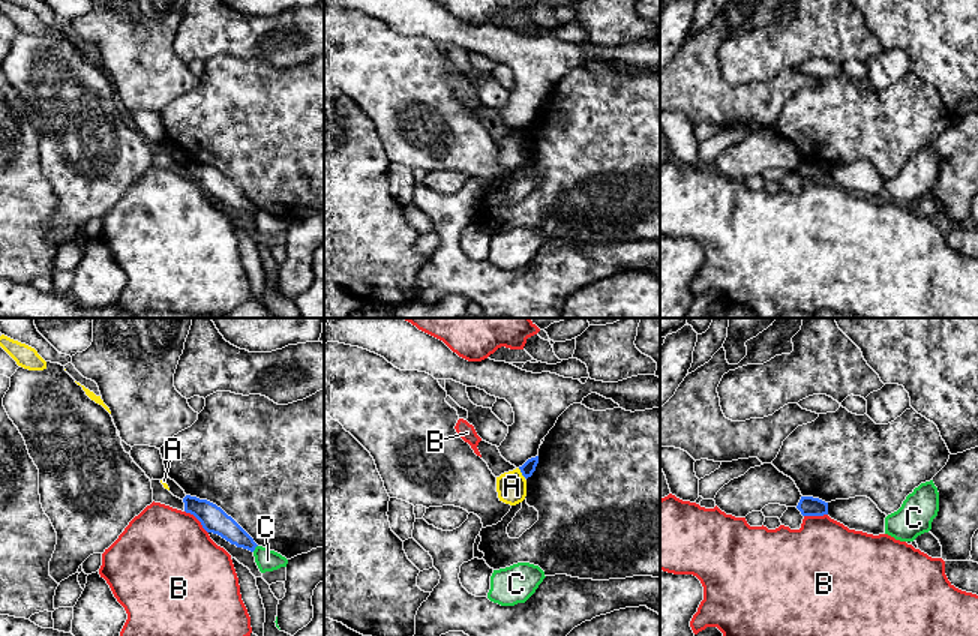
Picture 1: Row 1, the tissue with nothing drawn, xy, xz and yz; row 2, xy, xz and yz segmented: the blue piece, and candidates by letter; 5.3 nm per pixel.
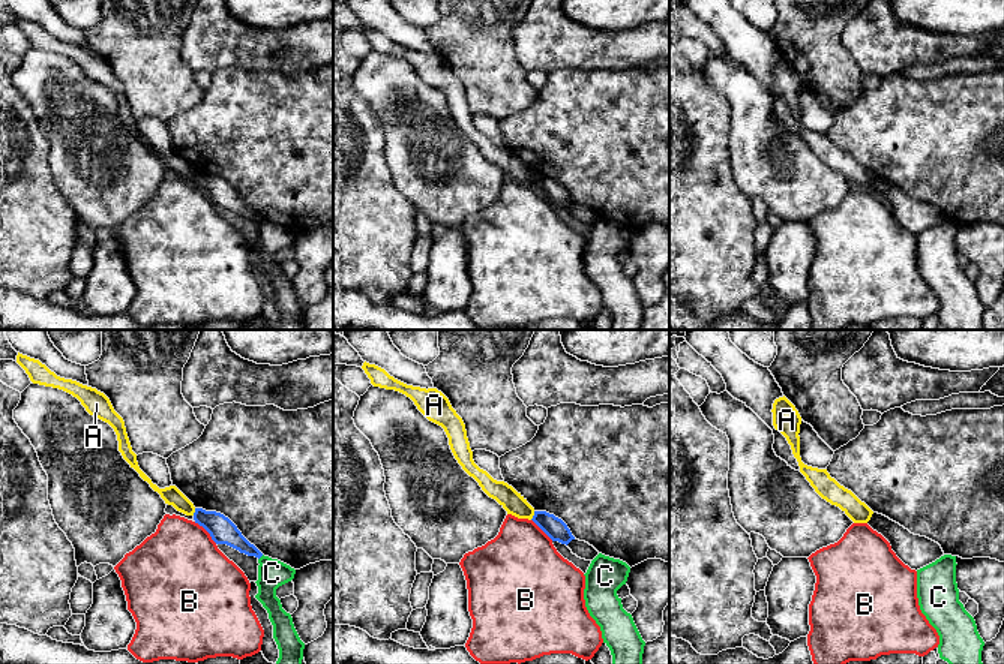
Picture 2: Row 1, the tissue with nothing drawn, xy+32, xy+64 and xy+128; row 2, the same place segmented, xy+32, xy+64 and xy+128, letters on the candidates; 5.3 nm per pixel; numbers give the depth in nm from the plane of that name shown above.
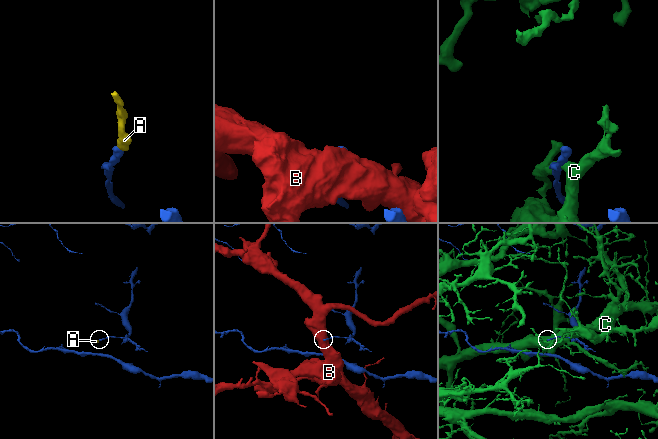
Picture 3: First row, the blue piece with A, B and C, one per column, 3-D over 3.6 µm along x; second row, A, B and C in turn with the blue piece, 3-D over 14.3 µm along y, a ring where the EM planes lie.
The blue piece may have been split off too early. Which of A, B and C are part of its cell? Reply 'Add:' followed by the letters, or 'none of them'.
Add: none of them

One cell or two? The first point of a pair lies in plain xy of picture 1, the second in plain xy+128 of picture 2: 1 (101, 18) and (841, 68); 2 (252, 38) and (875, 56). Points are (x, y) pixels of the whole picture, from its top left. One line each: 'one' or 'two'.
1: one
2: one

